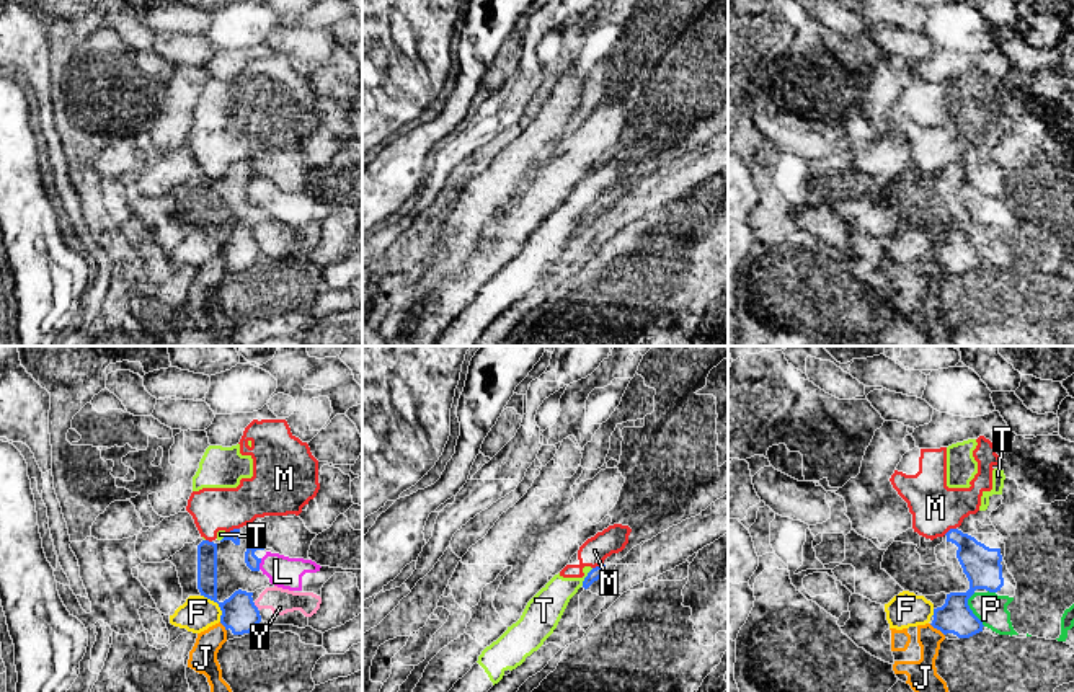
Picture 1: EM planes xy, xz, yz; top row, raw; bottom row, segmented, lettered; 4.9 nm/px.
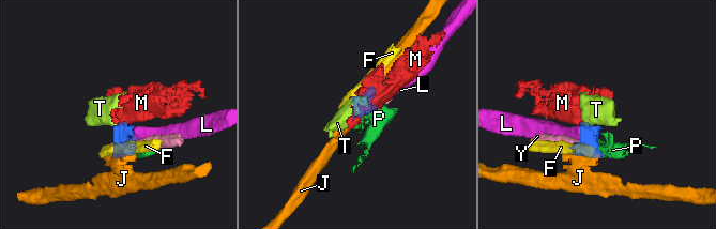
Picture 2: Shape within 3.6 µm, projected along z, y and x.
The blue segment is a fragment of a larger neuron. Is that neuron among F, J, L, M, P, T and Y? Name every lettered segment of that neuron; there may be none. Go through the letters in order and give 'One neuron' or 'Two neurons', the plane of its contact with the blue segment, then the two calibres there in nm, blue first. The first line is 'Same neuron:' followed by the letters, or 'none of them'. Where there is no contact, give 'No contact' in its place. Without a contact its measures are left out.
Same neuron: L
F: Two neurons. Touches blue in xy. Thickness 180 nm (blue) against 170 nm
J: Two neurons. Touches blue in yz. Thickness 160 nm (blue) against 150 nm
L: One neuron. Touches blue in xy. Thickness 70 nm (blue) against 160 nm
M: Two neurons. Touches blue in xy. Thickness 60 nm (blue) against 220 nm
P: Two neurons. Touches blue in yz. Thickness 190 nm (blue) against 160 nm
T: Two neurons. Touches blue in xz. Thickness 60 nm (blue) against 170 nm
Y: Two neurons. Touches blue in xy. Thickness 180 nm (blue) against 130 nm

